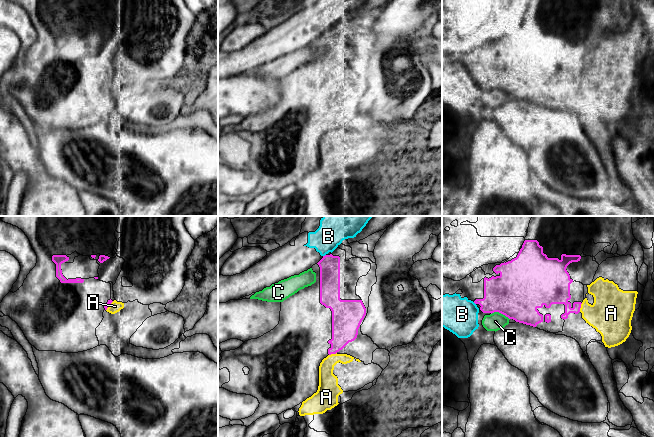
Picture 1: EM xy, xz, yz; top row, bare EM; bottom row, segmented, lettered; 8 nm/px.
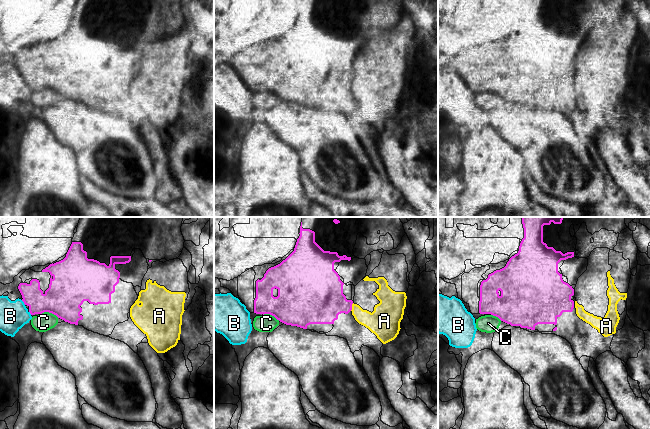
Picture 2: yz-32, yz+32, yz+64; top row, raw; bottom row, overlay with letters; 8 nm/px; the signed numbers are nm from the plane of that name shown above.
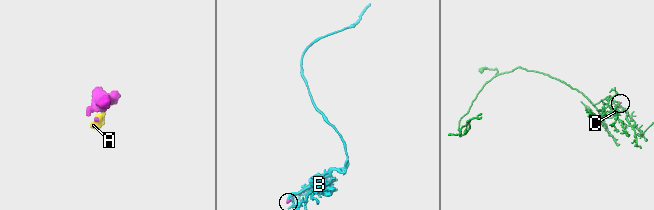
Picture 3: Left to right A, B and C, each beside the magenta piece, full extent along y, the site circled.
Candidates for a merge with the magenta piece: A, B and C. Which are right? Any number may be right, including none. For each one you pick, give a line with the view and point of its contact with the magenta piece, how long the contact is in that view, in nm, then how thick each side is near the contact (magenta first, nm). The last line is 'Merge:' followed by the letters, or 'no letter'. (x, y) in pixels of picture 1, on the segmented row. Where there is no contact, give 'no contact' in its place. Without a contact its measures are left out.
Merge: no letter

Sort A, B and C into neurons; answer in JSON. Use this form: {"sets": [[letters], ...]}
{"sets": [["A"], ["B"], ["C"]]}

